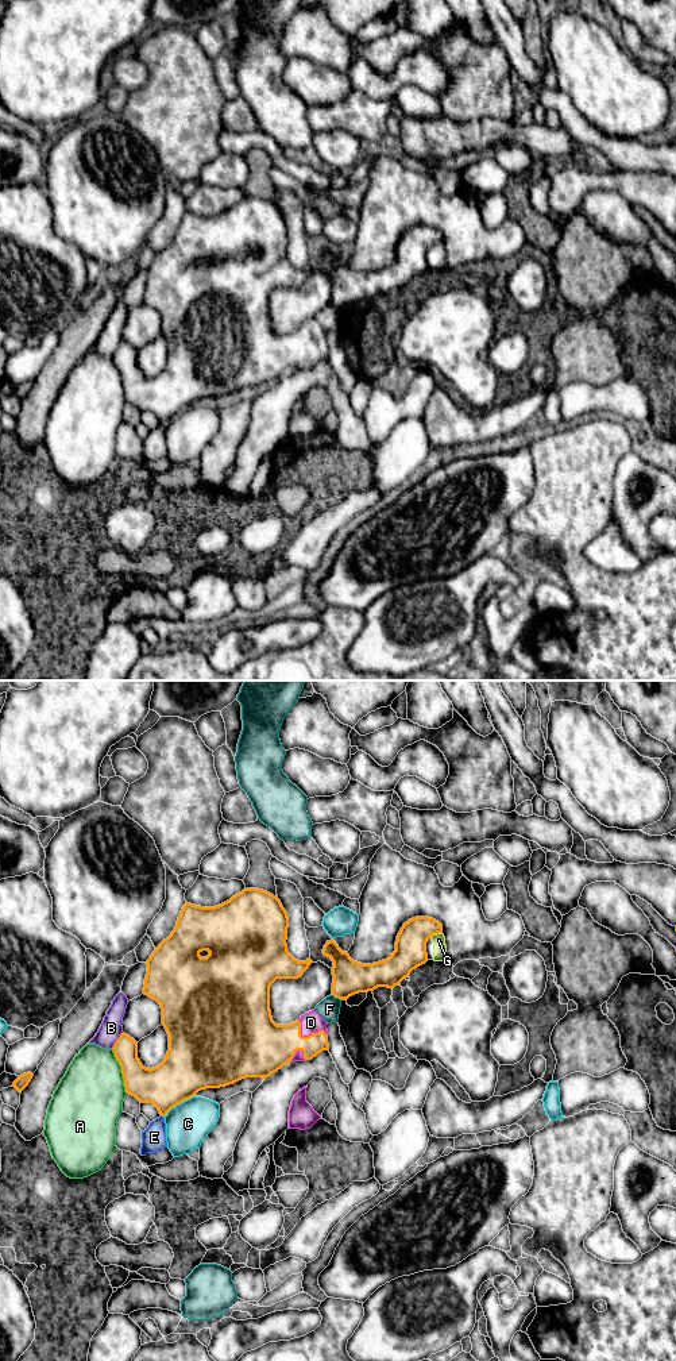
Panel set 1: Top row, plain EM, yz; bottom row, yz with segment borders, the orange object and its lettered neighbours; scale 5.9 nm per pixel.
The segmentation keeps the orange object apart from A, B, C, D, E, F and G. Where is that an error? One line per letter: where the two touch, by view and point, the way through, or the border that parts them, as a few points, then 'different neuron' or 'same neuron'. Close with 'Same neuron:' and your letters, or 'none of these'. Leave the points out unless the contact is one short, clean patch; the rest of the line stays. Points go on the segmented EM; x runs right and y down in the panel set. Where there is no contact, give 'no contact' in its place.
A: meets orange in yz at (122, 1071); different neuron
B: meets orange in yz at (116, 1040); different neuron
C: meets orange in yz at (178, 1103); different neuron
D: meets orange in yz at (308, 1036); same neuron
E: meets orange in yz at (162, 1115); different neuron
F: meets orange in yz at (338, 997); different neuron
G: meets orange in yz at (435, 933); different neuron
Same neuron: D

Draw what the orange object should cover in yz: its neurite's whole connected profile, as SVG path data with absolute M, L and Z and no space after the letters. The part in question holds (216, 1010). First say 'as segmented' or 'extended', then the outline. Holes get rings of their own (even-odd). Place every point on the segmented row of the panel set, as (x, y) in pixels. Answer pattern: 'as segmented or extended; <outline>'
extended; M244 888L229 901L201 907L185 903L171 934L146 961L143 994L161 1005L162 1025L169 1034L169 1050L155 1068L146 1068L138 1059L138 1042L121 1033L113 1053L121 1067L125 1092L140 1103L152 1103L162 1117L198 1091L220 1088L246 1077L269 1077L290 1061L312 1060L329 1049L322 1017L312 1010L290 1025L277 1025L270 1010L270 987L277 979L298 979L313 963L295 960L287 951L289 917L281 901L259 888Z

